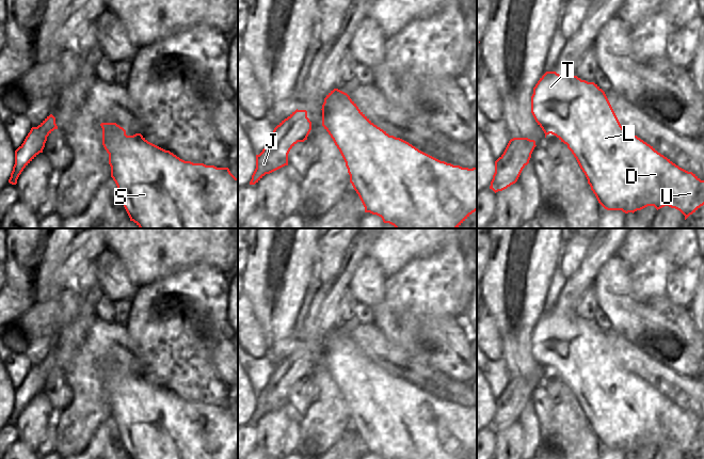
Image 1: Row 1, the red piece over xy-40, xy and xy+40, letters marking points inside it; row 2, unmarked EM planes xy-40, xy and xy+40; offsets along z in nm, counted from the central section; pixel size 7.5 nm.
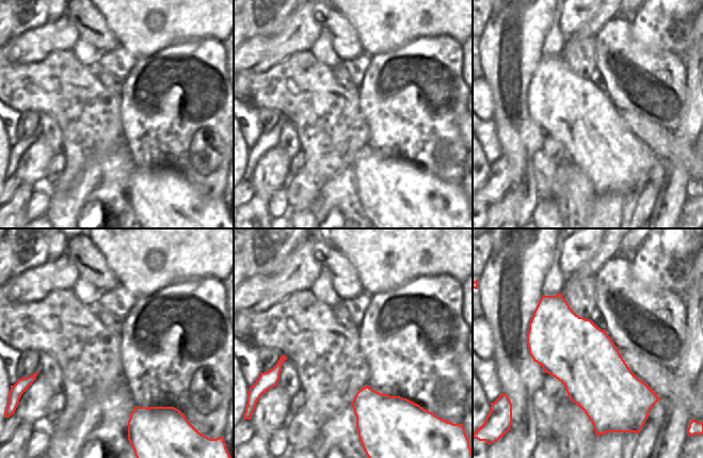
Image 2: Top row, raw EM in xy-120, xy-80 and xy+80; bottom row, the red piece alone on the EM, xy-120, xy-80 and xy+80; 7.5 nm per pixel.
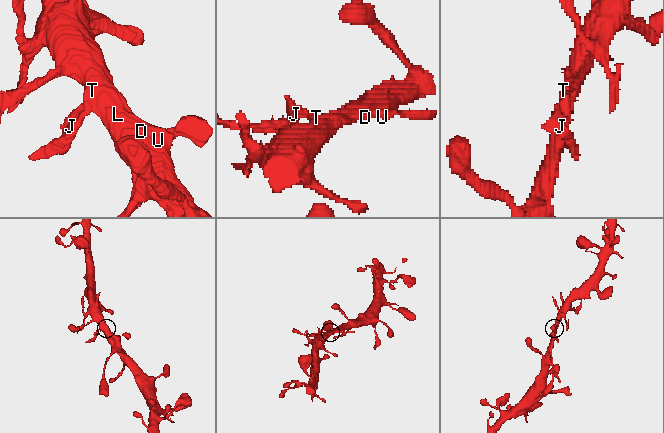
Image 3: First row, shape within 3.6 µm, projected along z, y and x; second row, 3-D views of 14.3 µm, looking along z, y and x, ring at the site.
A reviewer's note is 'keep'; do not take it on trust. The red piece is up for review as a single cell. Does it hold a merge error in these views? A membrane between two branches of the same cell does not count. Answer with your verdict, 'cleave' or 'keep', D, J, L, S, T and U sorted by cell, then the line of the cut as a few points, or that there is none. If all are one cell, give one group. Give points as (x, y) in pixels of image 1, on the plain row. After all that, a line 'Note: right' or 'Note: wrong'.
keep; groups D J L S T U; cut none
Note: right

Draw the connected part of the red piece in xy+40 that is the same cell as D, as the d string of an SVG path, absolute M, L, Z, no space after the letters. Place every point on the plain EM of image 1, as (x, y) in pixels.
M546 311L533 327L531 352L545 377L551 373L567 384L598 442L605 448L634 453L647 445L654 445L657 449L669 445L679 449L686 459L704 444L704 420L679 407L637 375L628 373L621 365L605 331L594 321L581 319L577 315L560 315L556 311Z

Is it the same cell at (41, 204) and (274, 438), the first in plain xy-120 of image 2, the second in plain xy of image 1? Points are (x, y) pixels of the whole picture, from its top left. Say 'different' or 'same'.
different

